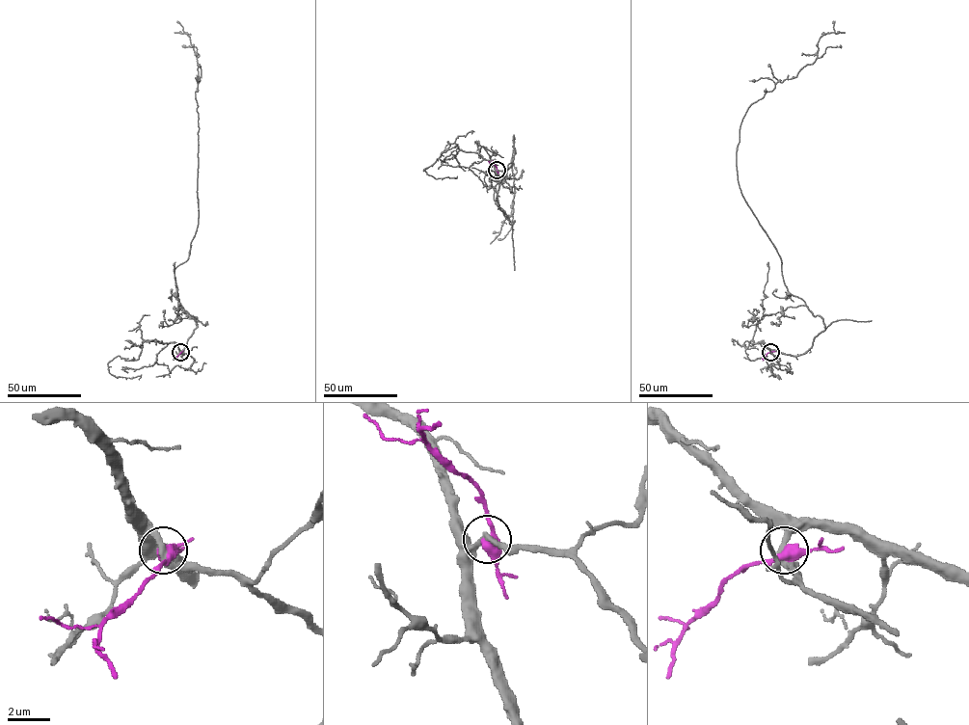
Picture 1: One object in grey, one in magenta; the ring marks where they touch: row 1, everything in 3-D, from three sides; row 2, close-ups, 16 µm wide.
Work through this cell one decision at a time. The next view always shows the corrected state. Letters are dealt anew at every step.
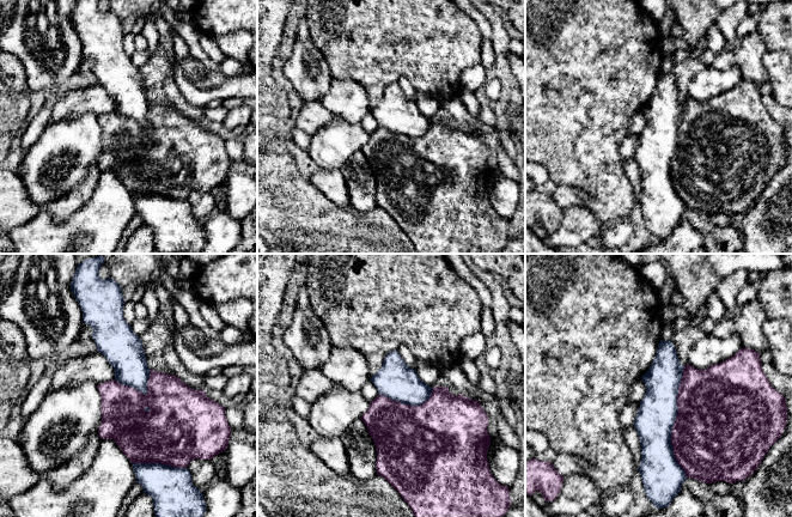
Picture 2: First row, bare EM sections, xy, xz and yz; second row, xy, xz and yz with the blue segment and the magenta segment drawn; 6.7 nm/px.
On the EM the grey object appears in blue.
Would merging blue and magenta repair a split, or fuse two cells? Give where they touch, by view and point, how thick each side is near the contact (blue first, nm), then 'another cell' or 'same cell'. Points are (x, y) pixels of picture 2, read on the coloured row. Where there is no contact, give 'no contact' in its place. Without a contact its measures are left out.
yz (674, 421) | 260/500 nm | another cell

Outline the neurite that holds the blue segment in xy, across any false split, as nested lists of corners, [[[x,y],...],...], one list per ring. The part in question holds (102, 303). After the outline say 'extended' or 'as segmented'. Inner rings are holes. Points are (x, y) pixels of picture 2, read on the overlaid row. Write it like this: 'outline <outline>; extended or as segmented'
outline [[[98,255],[79,263],[71,282],[71,290],[81,308],[83,322],[93,329],[92,337],[97,351],[115,370],[115,381],[146,395],[150,369],[142,342],[123,318],[122,287],[111,278],[104,280],[99,276],[99,268],[104,262],[103,255]]]; as segmented

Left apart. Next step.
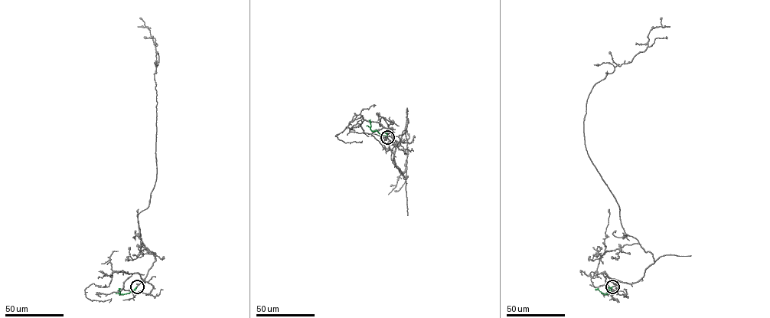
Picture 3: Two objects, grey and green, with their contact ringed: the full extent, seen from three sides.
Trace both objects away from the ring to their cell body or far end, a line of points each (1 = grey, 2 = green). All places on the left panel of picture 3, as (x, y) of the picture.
1: (137, 286), (155, 259), (138, 219), (156, 178), (157, 104), (155, 45), (147, 27), (137, 26)
2: (137, 286), (126, 294), (119, 294), (118, 290)

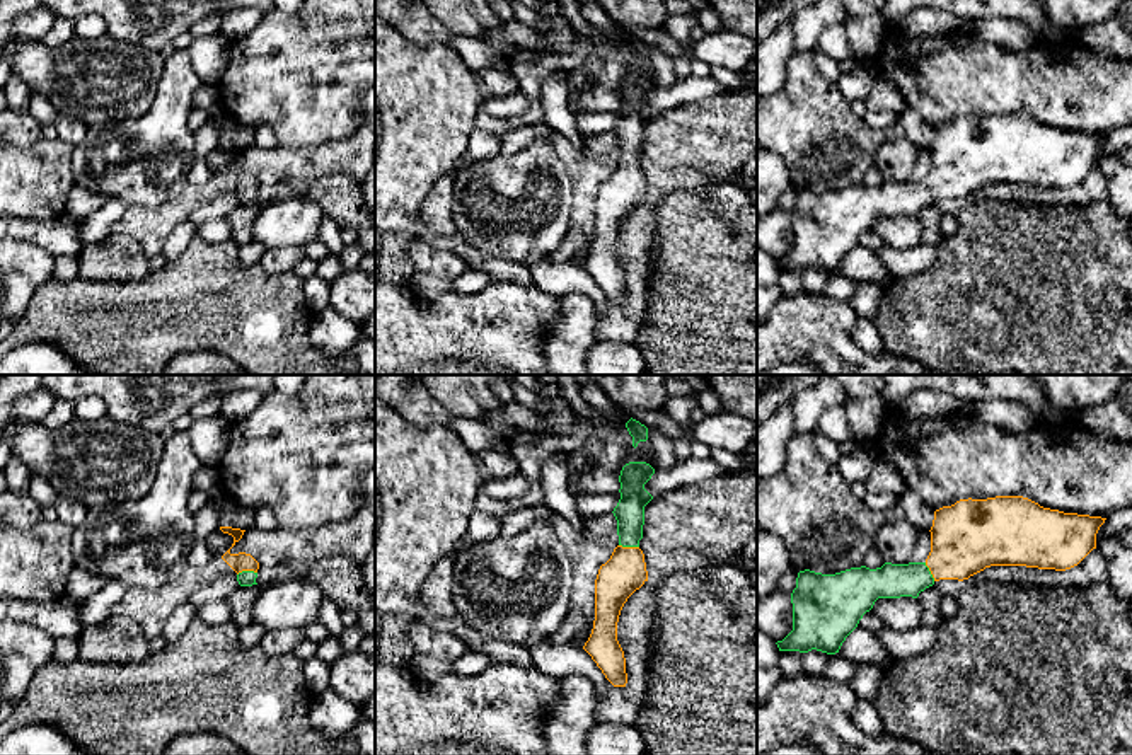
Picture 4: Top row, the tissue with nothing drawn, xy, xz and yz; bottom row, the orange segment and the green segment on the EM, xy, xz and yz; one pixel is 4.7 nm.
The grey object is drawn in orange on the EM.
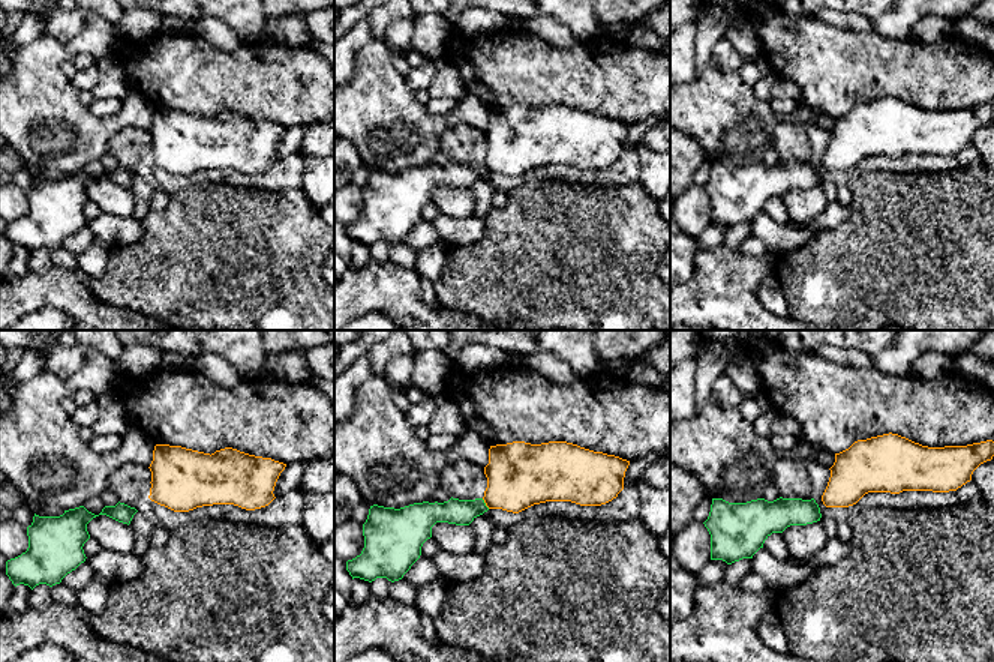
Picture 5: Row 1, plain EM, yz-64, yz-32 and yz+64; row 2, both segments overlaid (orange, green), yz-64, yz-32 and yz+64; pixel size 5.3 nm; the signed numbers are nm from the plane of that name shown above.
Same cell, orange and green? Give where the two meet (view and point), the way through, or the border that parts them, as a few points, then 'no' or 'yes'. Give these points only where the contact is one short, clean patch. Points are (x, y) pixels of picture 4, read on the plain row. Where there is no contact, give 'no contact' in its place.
meets orange in xy at (246, 188); runs through xy (241, 179), (246, 188), (246, 196); yes

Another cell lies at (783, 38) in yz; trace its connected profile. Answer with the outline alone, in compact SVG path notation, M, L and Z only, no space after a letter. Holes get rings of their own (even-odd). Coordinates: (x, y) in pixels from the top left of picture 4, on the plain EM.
M791 22L781 24L757 46L757 95L772 95L783 87L786 60L794 51Z

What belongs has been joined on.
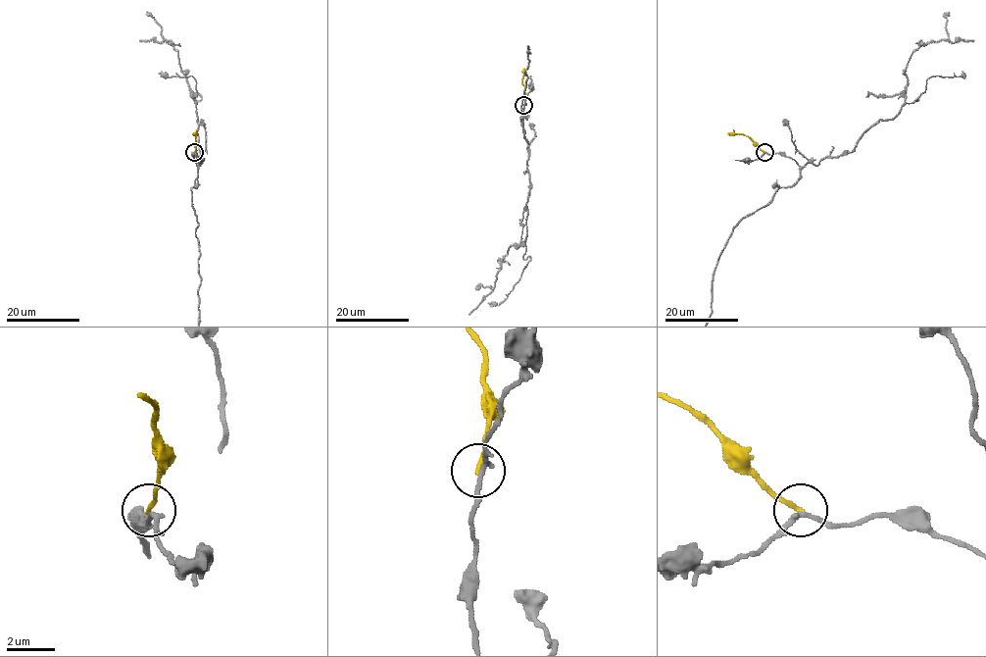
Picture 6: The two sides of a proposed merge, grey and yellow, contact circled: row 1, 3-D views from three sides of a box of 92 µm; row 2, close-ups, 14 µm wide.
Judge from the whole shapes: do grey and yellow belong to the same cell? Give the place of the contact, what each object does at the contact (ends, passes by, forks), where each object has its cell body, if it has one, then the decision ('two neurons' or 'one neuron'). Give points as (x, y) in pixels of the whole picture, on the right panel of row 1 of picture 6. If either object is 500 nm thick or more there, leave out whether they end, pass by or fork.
(764, 152) | grey passes by | yellow ends | grey none | yellow none | two neurons

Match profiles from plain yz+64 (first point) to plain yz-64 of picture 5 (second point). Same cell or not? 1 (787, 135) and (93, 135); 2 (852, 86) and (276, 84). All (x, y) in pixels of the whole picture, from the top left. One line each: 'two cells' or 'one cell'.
1: two cells
2: one cell

